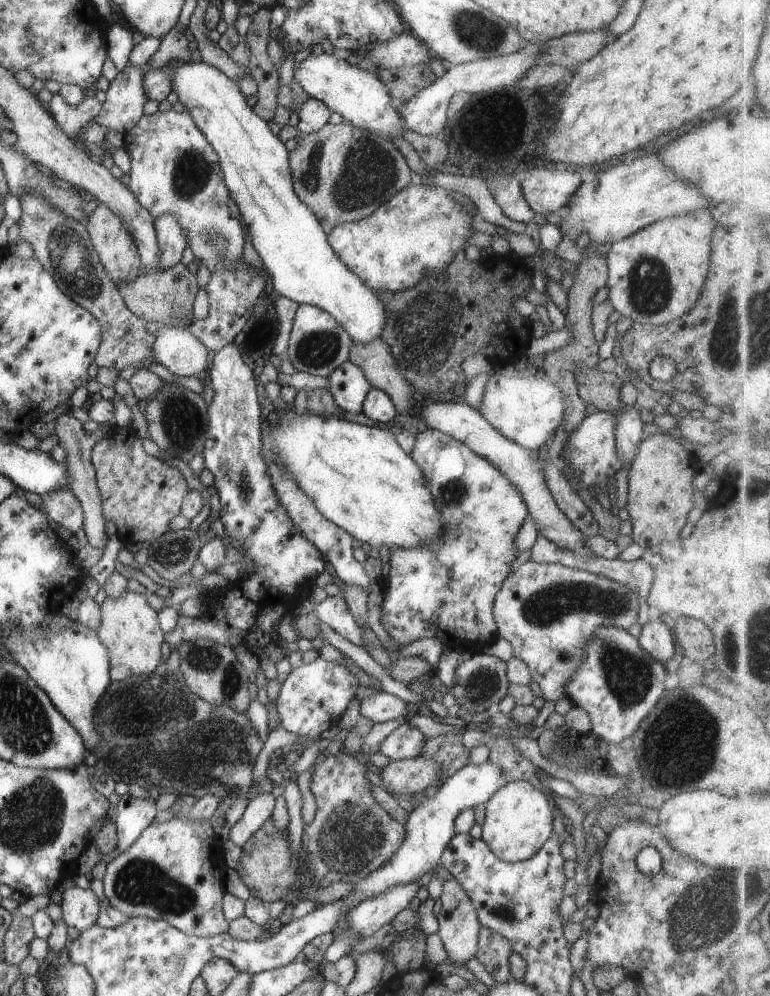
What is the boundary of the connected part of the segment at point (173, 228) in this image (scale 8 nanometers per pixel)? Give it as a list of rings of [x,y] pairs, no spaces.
[[[172,214],[155,220],[154,226],[160,246],[160,268],[157,270],[168,270],[180,262],[182,252],[188,247],[186,234]]]

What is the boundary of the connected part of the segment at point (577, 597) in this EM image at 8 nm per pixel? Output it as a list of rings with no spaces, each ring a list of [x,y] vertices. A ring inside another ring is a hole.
[[[528,560],[512,570],[502,583],[494,600],[493,615],[499,637],[508,640],[513,656],[528,666],[531,679],[540,686],[543,698],[546,701],[557,701],[565,696],[566,682],[572,678],[572,674],[578,672],[580,664],[584,662],[584,648],[590,636],[594,636],[602,626],[618,626],[628,631],[638,620],[640,601],[638,594],[628,586],[616,584],[606,577],[562,564]]]

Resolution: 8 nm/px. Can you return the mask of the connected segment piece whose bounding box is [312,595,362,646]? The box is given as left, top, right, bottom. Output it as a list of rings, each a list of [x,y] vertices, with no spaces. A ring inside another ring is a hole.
[[[328,595],[322,602],[314,602],[312,610],[321,622],[330,626],[340,636],[358,646],[362,646],[362,630],[358,628],[356,619],[348,610],[342,595],[338,597]]]

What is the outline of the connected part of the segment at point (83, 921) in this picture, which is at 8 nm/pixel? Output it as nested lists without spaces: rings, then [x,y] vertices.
[[[77,886],[66,889],[62,894],[60,905],[63,921],[79,932],[97,924],[101,904],[92,889]]]

